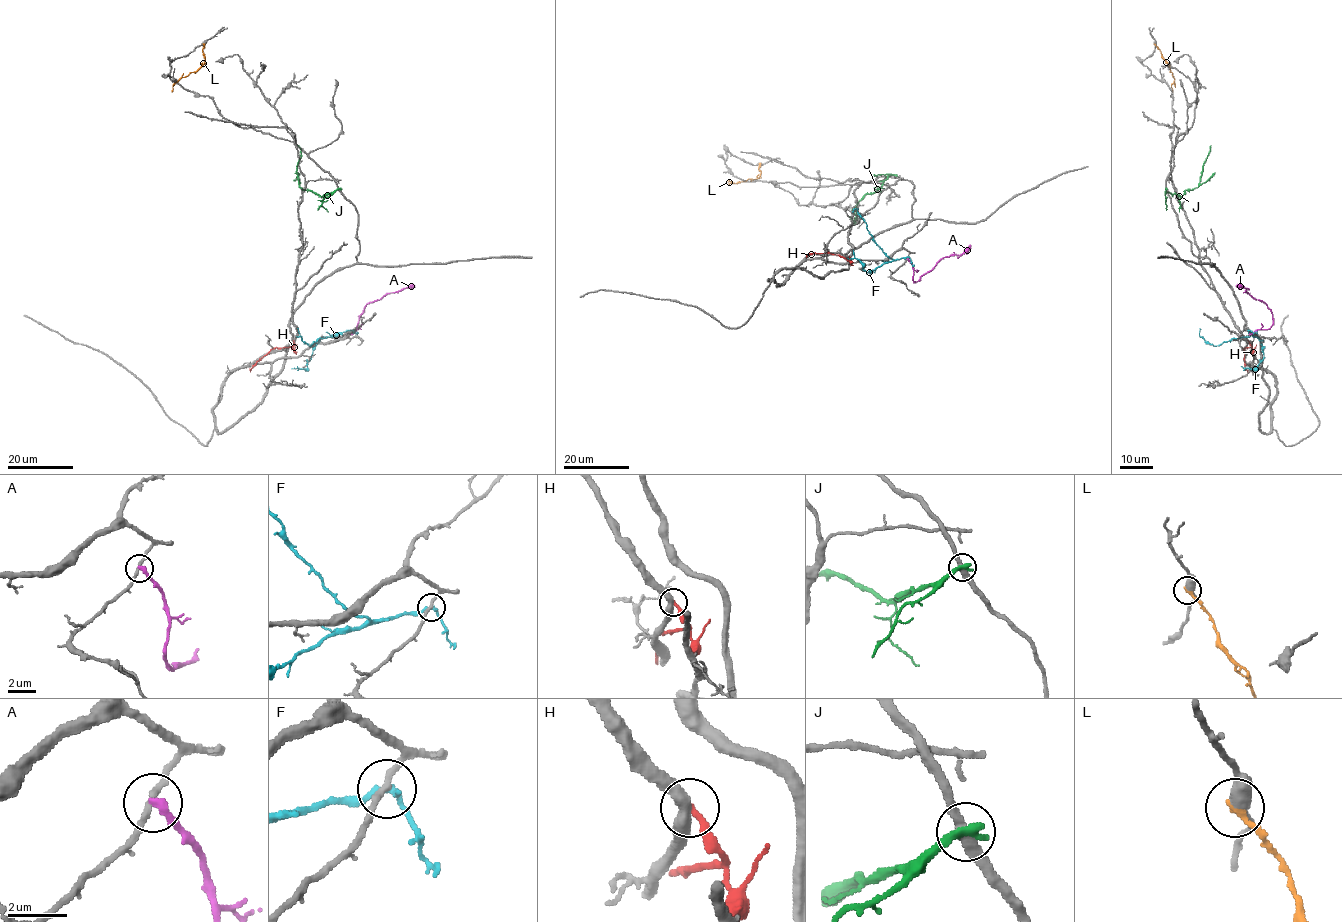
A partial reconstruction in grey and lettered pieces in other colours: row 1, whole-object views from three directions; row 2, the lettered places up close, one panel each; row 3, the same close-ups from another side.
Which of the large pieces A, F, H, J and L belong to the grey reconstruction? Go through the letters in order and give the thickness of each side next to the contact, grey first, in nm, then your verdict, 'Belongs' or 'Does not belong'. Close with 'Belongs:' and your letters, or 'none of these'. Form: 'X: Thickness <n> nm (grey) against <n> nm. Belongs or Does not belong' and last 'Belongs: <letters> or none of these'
A: Thickness 200 nm (grey) against 300 nm. Does not belong
F: Thickness 200 nm (grey) against 200 nm. Does not belong
H: Thickness 460 nm (grey) against 260 nm. Does not belong
J: Thickness 320 nm (grey) against 360 nm. Does not belong
L: Thickness 500 nm (grey) against 280 nm. Does not belong
Belongs: none of these

